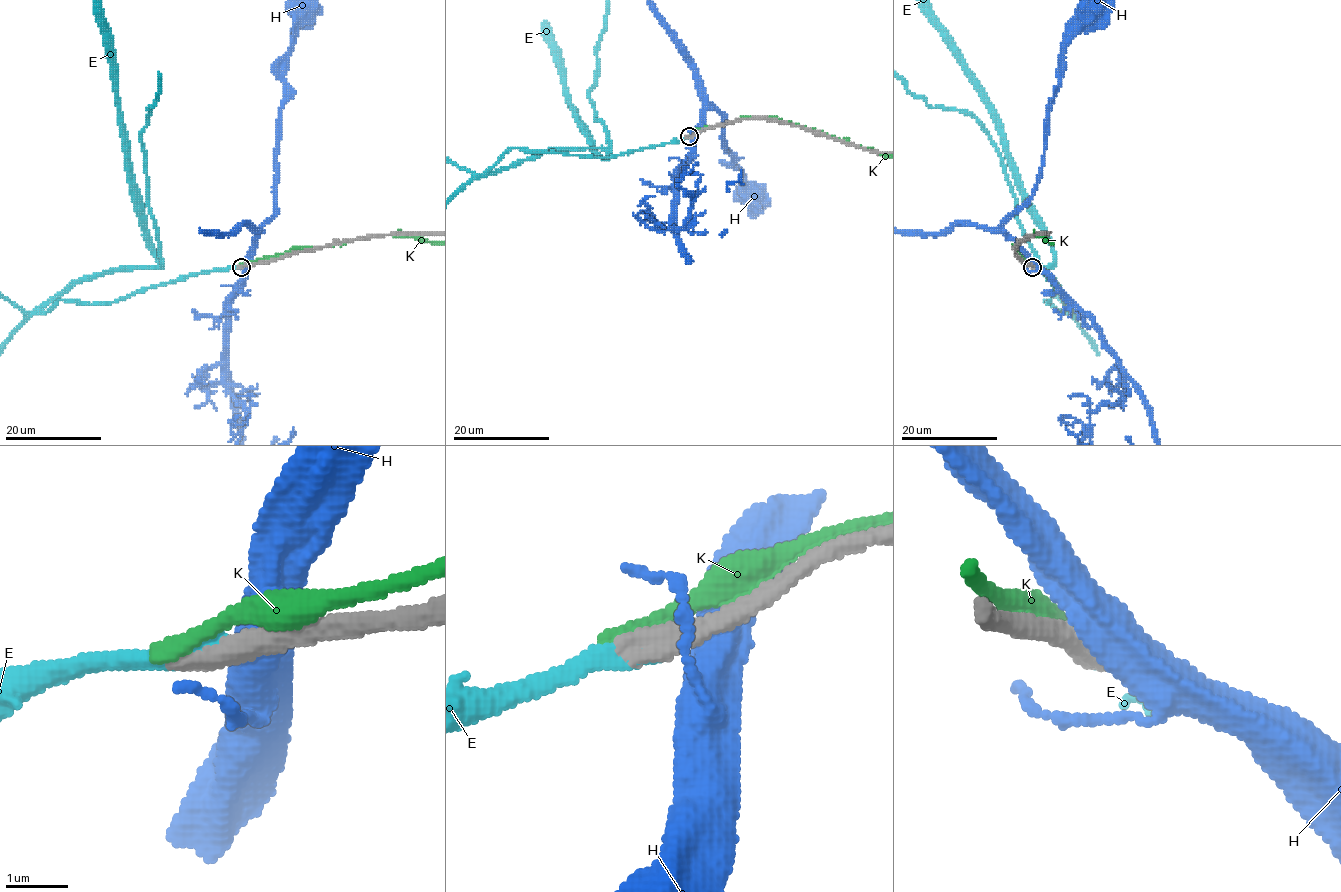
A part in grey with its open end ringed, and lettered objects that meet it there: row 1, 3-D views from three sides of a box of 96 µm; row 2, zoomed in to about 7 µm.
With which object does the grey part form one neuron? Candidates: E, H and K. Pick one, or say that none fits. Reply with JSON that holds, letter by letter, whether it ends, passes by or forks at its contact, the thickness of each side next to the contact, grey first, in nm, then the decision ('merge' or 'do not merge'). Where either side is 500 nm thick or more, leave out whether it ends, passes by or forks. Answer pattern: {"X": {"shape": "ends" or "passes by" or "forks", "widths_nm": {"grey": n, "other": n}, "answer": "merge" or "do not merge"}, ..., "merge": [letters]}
{"E": {"shape": "ends", "widths_nm": {"grey": 440, "other": 460}, "answer": "merge"}, "H": {"widths_nm": {"grey": 340, "other": 600}, "answer": "do not merge"}, "K": {"shape": "passes by", "widths_nm": {"grey": 340, "other": 400}, "answer": "do not merge"}, "merge": ["E"]}

